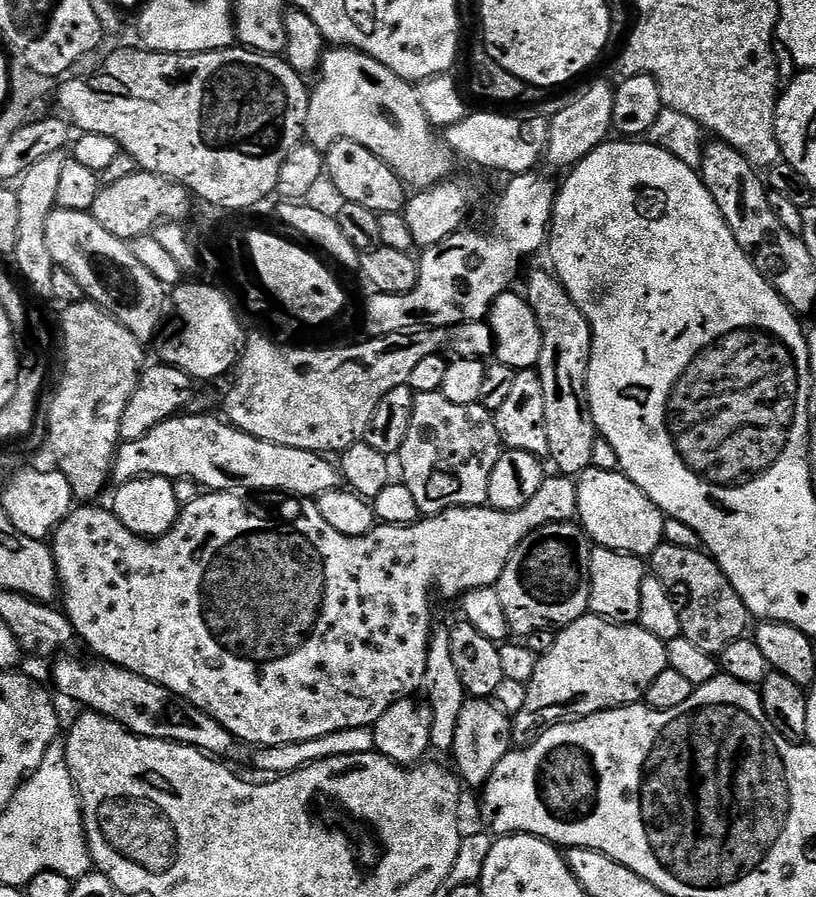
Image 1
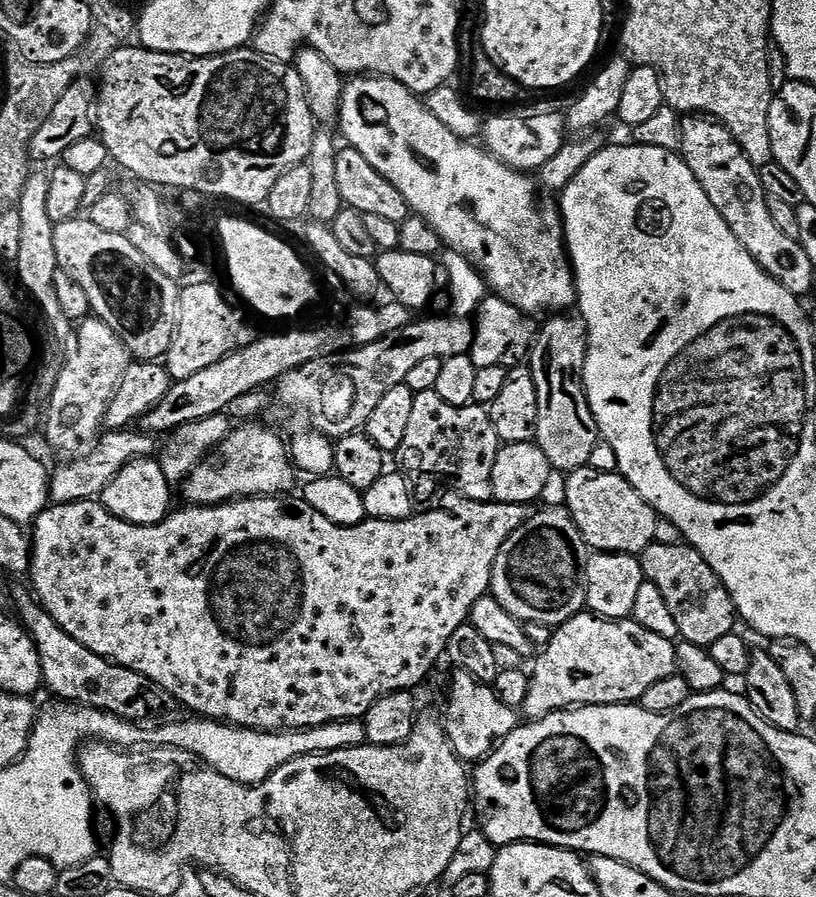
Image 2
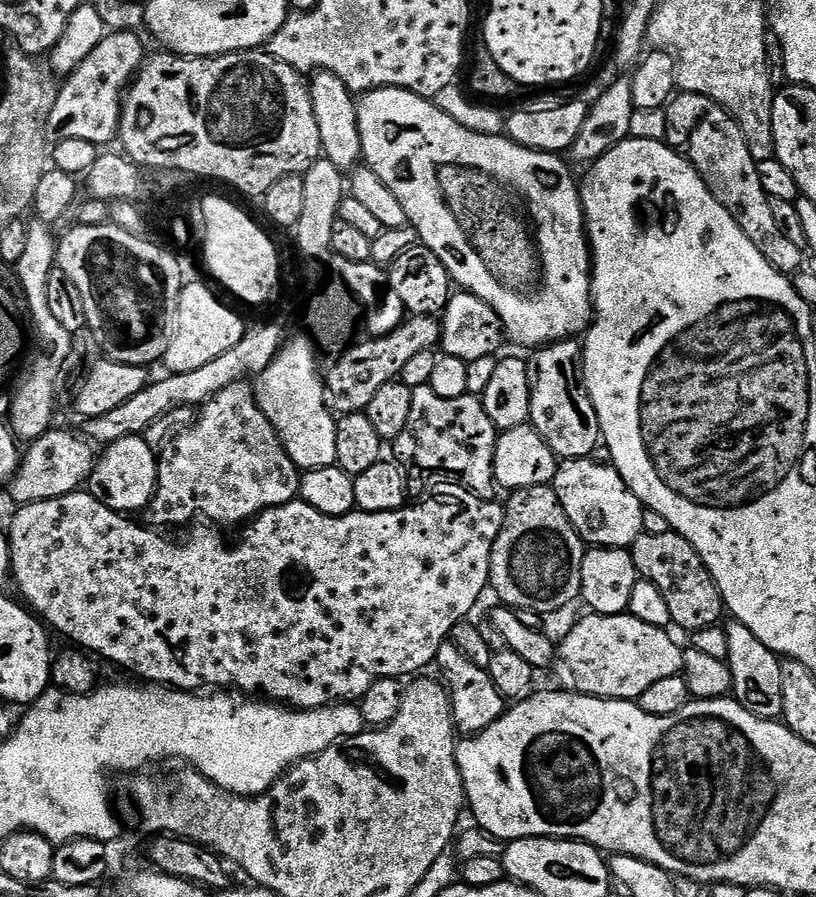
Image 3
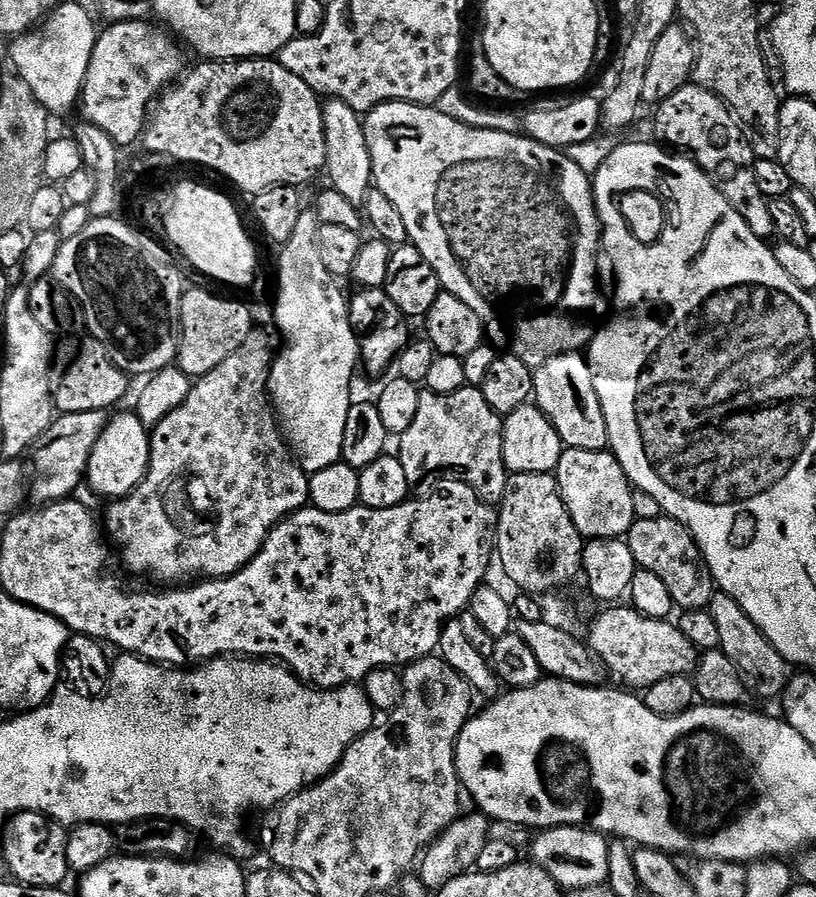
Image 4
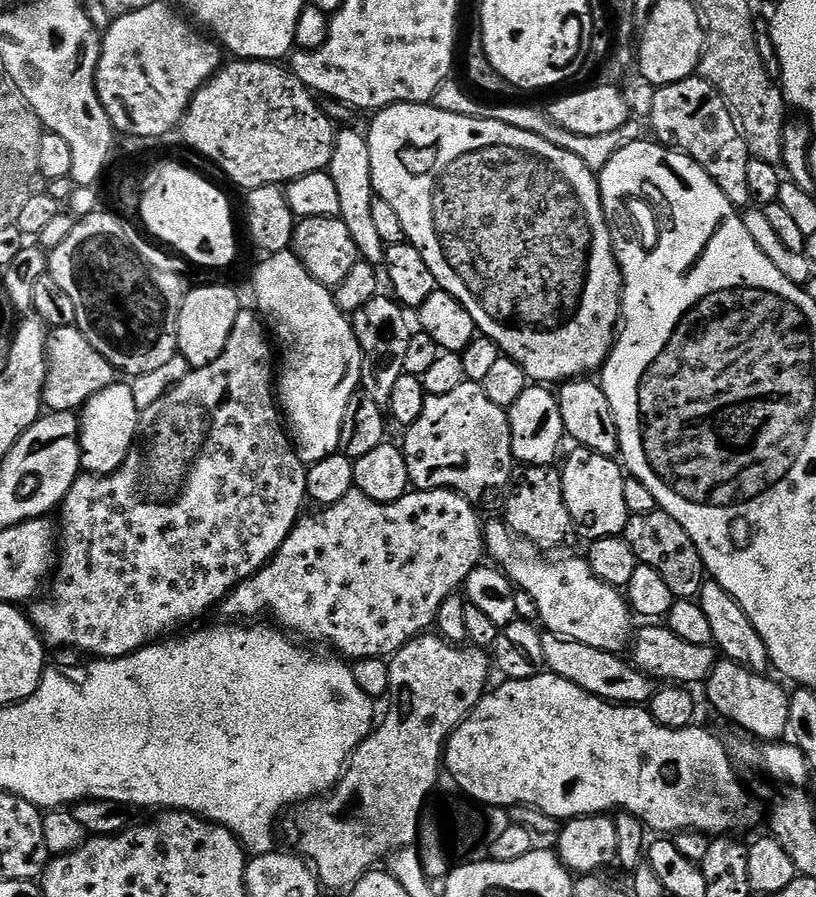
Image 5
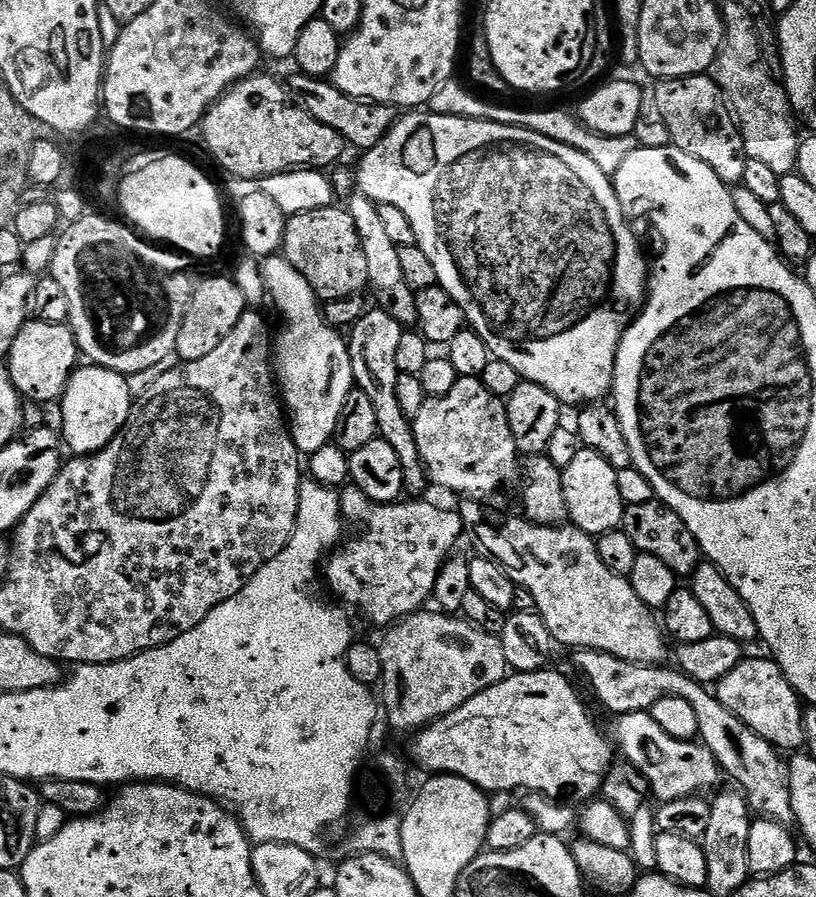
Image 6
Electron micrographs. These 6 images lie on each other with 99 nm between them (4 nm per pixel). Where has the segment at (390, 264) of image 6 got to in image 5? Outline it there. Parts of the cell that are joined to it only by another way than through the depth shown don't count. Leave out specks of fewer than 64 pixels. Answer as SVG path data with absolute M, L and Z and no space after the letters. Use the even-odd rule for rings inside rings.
M341 127L336 133L334 154L326 171L330 174L330 178L334 178L334 186L338 189L339 219L346 222L346 230L350 230L356 249L367 263L373 266L383 265L386 260L386 246L382 238L378 238L378 230L374 223L372 203L378 197L370 174L370 146L367 135L363 131L355 132L352 128Z

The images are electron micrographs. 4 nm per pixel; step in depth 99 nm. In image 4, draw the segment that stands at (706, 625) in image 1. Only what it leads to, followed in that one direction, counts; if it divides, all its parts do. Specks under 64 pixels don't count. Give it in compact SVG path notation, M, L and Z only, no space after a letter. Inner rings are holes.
M663 514L658 518L637 519L630 526L626 539L630 554L634 554L636 559L637 569L655 574L666 585L666 590L670 590L670 598L677 609L684 612L702 612L707 609L718 585L685 524Z

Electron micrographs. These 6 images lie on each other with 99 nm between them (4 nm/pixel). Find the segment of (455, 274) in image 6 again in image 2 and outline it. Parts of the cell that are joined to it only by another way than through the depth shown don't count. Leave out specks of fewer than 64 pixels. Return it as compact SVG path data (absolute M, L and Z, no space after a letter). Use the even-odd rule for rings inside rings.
M368 76L367 78L356 78L353 80L356 80L353 84L352 81L345 83L338 117L338 124L344 127L344 132L348 135L347 143L351 147L356 148L358 154L366 157L366 162L370 162L370 166L374 166L374 170L378 170L378 174L382 174L382 178L386 178L386 182L398 186L402 198L406 198L409 209L415 215L422 217L440 235L441 245L460 256L465 256L471 264L475 264L482 273L487 287L495 295L511 297L525 313L533 314L532 312L538 311L539 308L552 308L548 310L571 309L568 307L571 304L573 307L577 303L578 295L574 283L573 266L570 263L570 255L566 247L562 217L555 207L553 209L540 208L540 200L536 197L537 181L529 173L523 172L518 168L512 168L509 164L503 164L497 156L485 150L479 143L464 140L460 136L454 135L446 126L442 126L442 122L438 122L438 118L434 118L434 114L428 108L427 103L417 93L410 91L409 88L402 86L396 80L389 80L386 76Z

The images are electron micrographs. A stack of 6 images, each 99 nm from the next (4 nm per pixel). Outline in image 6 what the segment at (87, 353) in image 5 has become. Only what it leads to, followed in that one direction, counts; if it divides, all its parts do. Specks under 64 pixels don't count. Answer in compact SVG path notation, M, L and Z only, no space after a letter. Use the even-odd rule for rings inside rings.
M32 318L15 338L12 349L8 352L6 367L14 386L25 401L55 405L63 397L68 379L78 367L76 359L81 359L81 356L80 348L76 345L76 336L67 323L51 324Z

